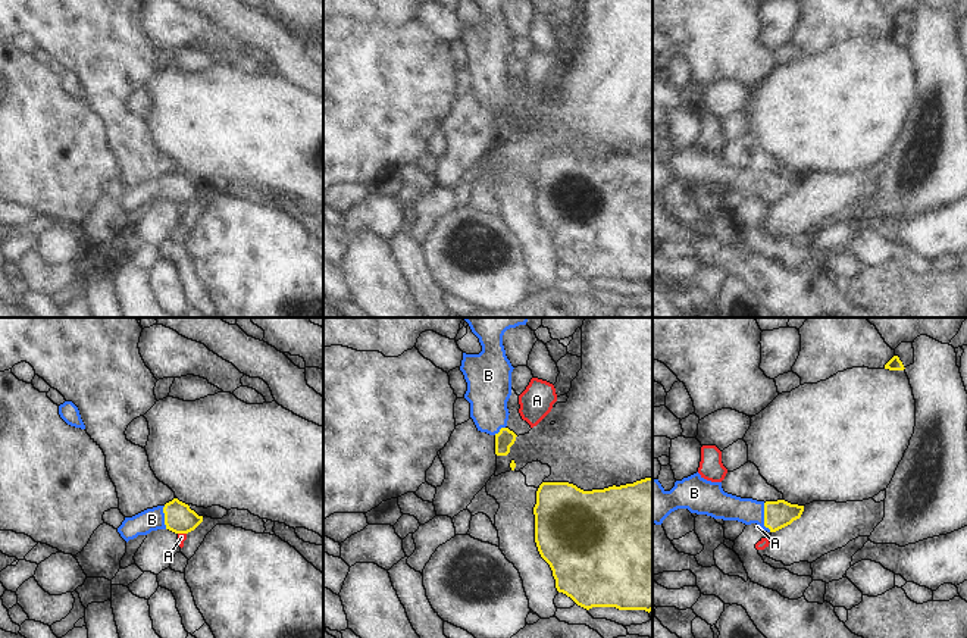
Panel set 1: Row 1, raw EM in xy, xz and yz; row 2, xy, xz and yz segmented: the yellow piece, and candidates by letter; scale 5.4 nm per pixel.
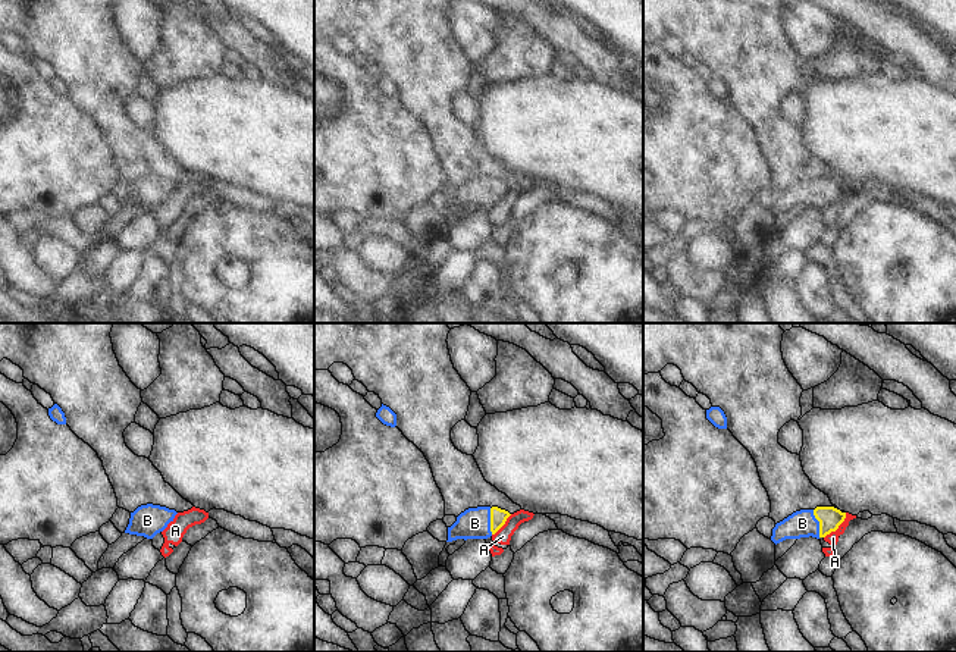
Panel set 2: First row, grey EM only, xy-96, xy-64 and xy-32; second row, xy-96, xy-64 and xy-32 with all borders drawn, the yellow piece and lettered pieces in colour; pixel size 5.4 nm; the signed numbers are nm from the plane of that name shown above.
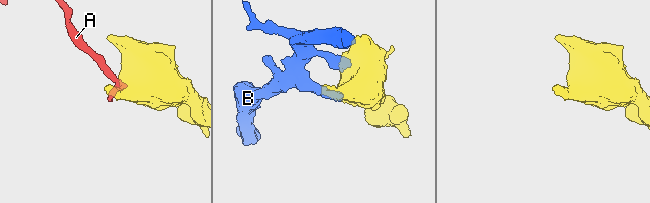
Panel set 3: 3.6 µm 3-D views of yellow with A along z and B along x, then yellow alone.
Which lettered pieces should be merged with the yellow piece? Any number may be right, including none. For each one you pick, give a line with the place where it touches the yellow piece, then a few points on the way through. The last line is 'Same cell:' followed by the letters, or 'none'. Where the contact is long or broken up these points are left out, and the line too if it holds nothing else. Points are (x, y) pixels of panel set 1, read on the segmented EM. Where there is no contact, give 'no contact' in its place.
B: contact yz (764, 518); way yz (781, 513), (764, 518), (759, 512), (725, 506)
Same cell: B

